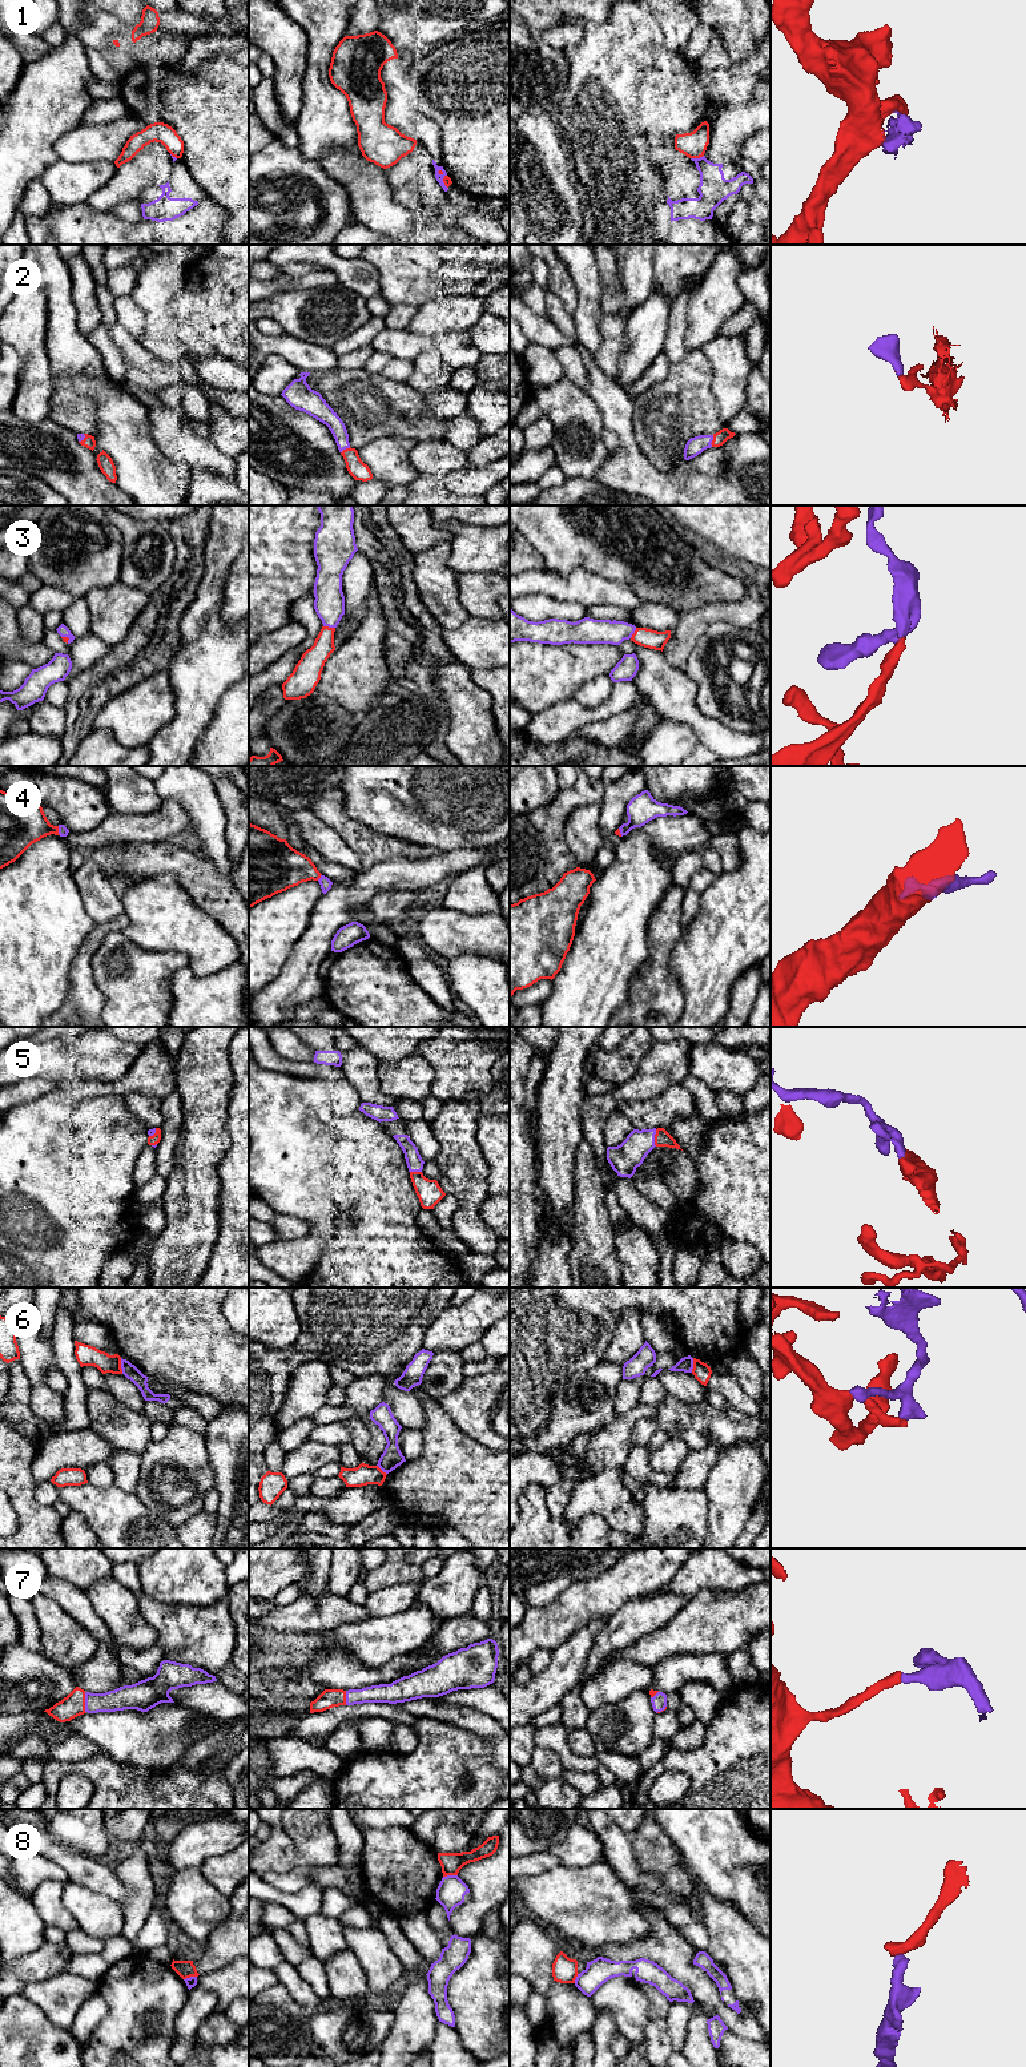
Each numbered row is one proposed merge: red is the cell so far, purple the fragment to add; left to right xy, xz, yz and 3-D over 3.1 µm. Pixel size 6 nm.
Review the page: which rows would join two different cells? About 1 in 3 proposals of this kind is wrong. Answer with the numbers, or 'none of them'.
1, 6, 8

